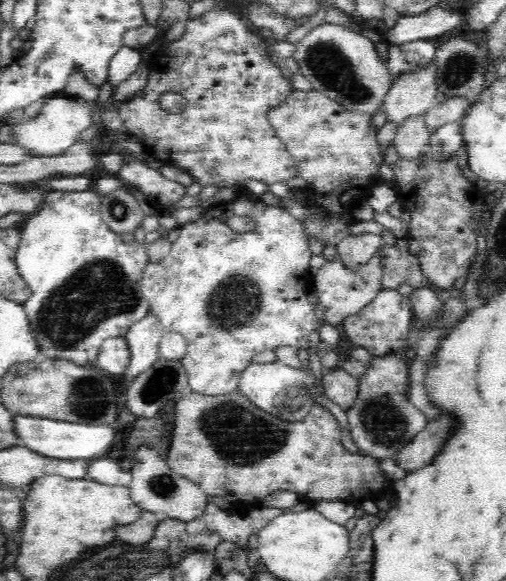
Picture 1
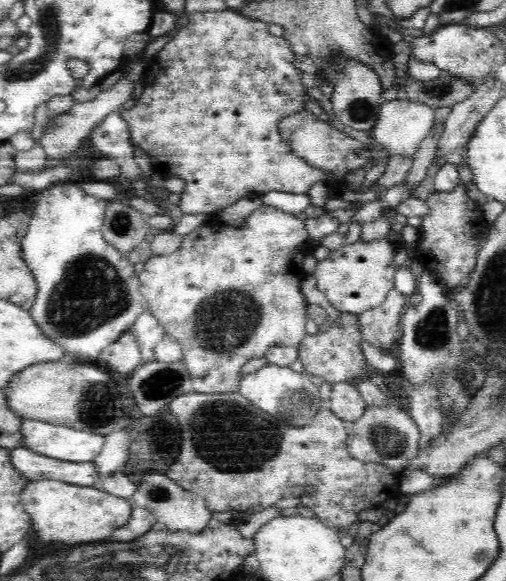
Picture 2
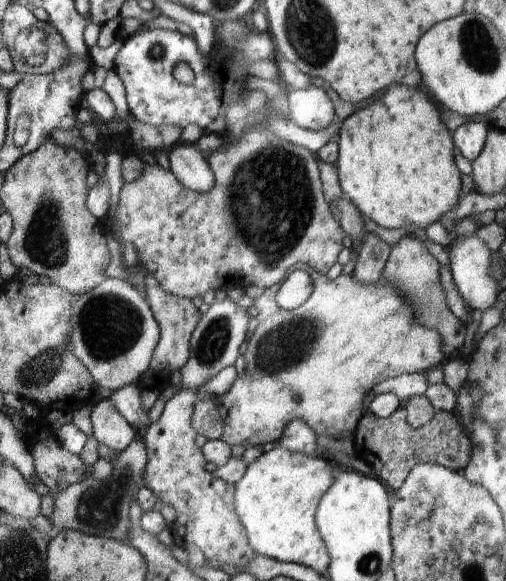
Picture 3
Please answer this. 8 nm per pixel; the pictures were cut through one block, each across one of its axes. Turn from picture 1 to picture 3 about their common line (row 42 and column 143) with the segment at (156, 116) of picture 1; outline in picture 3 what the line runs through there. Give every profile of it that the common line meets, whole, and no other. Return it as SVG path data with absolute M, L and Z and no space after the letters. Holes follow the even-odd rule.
M250 128L235 140L228 143L222 150L208 154L206 157L213 174L215 175L215 184L208 193L199 193L186 188L171 169L165 169L156 164L151 165L146 162L141 177L129 183L124 183L121 189L119 201L114 206L114 219L117 221L118 232L123 246L125 244L134 244L139 262L139 269L146 275L153 276L158 284L170 294L192 299L194 296L204 296L208 290L218 290L218 288L227 290L229 287L238 286L243 289L249 285L255 284L260 288L274 286L284 280L288 268L292 268L298 262L308 264L318 274L326 275L330 266L336 262L338 254L342 250L342 238L346 232L342 232L339 221L335 218L331 205L323 193L322 178L317 165L317 155L312 154L307 148L296 146L291 142L286 142L276 136L272 131L262 128Z

